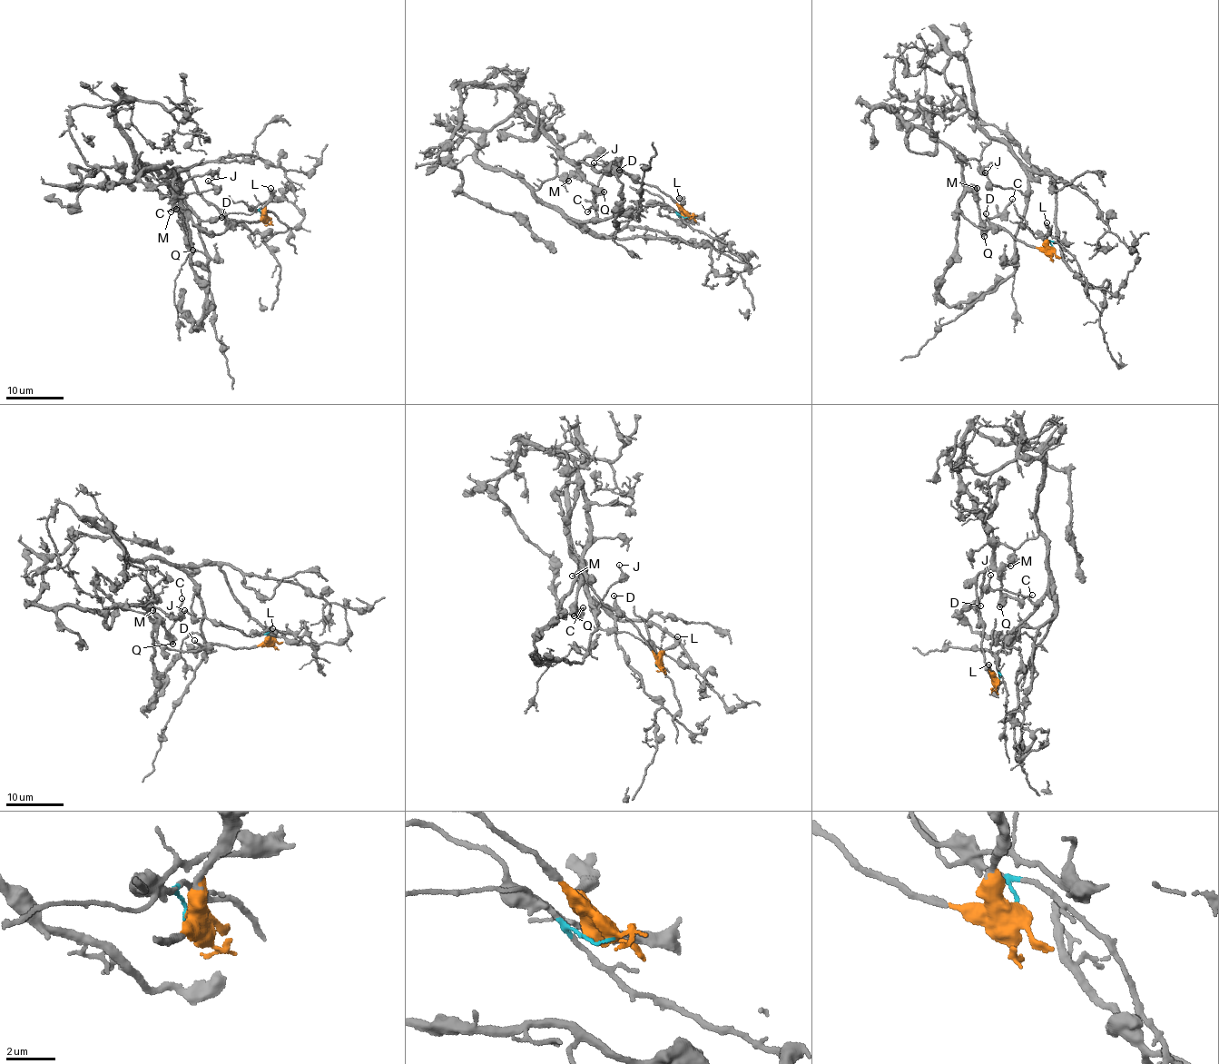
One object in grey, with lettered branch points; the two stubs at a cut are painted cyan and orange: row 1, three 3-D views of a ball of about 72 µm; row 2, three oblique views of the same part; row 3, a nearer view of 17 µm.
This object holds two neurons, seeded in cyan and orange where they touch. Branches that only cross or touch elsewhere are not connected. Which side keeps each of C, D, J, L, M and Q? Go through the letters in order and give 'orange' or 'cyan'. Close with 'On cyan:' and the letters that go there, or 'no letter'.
C: orange
D: orange
J: cyan
L: orange
M: orange
Q: orange
On cyan: J

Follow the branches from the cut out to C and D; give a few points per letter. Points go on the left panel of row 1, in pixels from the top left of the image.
C: (265, 221), (232, 222), (218, 234), (199, 229), (186, 212), (187, 237), (176, 209)
D: (265, 221), (234, 221), (230, 224), (221, 217)

